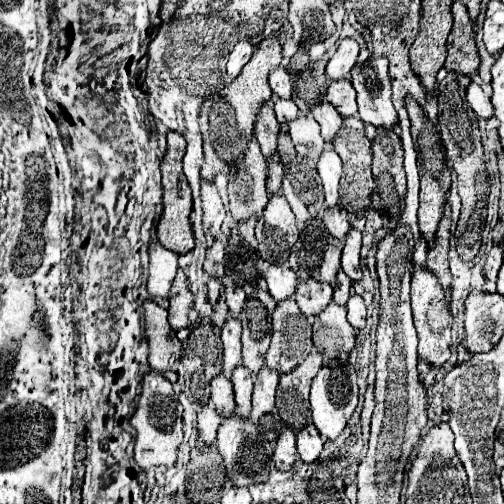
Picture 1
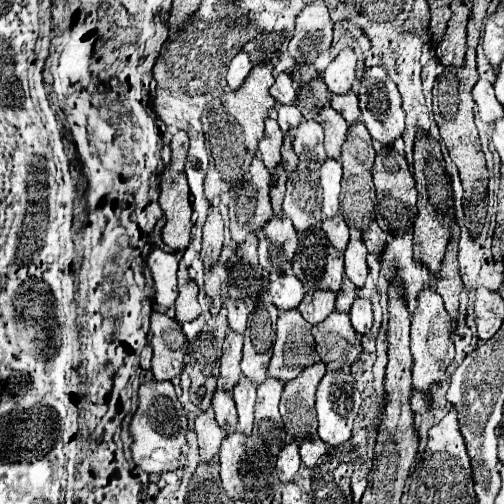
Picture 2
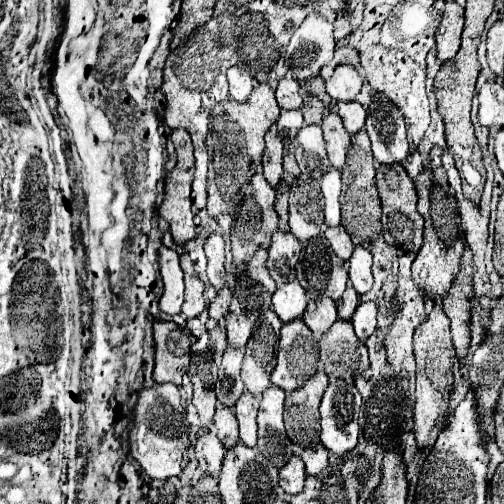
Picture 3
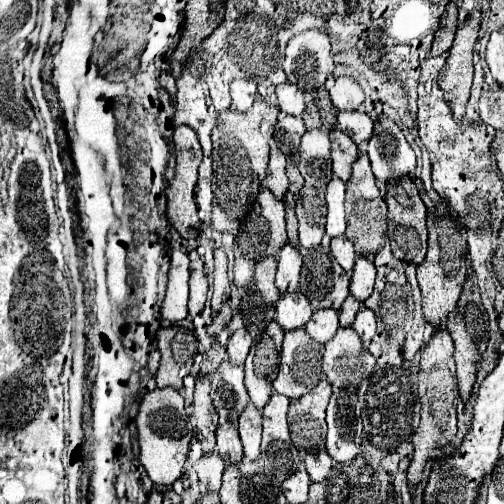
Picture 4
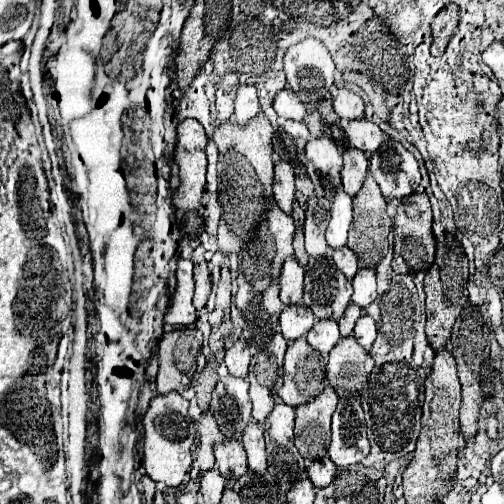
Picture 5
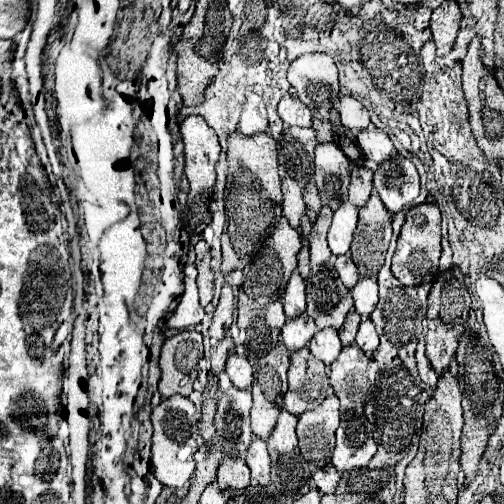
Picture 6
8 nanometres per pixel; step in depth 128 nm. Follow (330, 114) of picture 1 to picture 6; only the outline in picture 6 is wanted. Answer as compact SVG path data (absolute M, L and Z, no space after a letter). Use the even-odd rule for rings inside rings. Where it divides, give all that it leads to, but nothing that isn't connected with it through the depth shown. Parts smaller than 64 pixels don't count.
M352 164L352 182L350 182L350 202L356 208L362 208L372 194L372 170L368 170L364 164Z

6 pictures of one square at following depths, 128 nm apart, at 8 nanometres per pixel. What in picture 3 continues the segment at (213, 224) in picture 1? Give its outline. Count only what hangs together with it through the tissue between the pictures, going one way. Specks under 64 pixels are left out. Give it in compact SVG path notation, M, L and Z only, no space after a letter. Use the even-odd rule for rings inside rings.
M212 234L206 240L206 256L208 256L208 278L216 292L226 284L224 280L224 240L220 234Z

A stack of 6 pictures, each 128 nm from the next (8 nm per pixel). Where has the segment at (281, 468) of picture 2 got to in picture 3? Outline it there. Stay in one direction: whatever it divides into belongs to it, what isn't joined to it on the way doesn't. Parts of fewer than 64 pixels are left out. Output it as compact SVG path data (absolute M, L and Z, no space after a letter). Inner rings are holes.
M294 456L280 470L280 486L284 488L286 494L300 494L304 490L304 480L306 480L304 462L298 456Z

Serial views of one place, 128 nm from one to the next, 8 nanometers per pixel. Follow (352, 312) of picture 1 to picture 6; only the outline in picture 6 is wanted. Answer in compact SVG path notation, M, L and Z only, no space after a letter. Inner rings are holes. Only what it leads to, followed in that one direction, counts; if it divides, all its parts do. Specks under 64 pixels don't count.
M364 316L362 322L360 322L360 330L356 334L356 344L368 356L372 356L372 352L378 348L378 332L376 332L376 328L374 328L374 324L372 324L372 320L368 316Z

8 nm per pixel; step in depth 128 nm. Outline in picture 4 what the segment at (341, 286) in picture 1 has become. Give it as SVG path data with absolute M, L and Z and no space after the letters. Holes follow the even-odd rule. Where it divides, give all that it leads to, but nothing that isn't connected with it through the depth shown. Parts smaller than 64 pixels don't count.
M348 296L348 300L342 304L338 316L340 316L340 326L348 328L352 322L354 322L354 316L358 314L360 310L360 302L354 298L354 296Z

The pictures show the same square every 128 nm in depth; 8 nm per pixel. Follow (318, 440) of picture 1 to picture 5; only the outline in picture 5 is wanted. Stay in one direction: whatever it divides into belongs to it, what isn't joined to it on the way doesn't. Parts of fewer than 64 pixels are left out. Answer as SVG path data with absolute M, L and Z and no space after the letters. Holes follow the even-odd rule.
M330 458L316 460L308 466L308 476L316 488L326 488L334 480L334 474L336 474L336 464L332 464Z

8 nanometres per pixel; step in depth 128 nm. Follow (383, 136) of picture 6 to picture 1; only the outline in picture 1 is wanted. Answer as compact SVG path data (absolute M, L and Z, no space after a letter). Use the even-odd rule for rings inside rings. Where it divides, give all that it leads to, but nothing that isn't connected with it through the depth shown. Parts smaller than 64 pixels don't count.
M348 80L330 82L326 90L326 100L340 112L340 116L354 116L356 114L356 92Z

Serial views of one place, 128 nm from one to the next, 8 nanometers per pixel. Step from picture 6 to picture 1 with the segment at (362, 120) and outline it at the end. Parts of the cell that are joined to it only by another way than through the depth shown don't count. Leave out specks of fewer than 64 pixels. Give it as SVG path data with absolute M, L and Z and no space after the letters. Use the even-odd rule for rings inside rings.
M342 40L336 54L330 58L328 66L326 66L326 76L330 82L336 80L348 80L354 64L358 58L358 42L356 40Z

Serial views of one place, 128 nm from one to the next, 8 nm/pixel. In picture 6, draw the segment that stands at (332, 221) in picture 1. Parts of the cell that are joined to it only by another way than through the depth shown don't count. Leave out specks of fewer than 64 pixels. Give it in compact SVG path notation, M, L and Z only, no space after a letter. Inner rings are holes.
M338 256L338 258L336 258L336 270L338 270L340 280L344 282L344 286L346 286L348 290L356 286L356 282L358 282L358 272L356 272L354 262L352 262L348 256Z

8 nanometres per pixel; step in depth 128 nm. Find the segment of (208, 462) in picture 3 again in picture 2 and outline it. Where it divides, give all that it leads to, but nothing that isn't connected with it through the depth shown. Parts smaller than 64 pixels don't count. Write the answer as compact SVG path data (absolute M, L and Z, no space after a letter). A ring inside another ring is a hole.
M208 410L196 418L196 434L198 434L198 446L200 446L200 460L208 462L214 460L220 452L222 444L222 430L214 420L214 412Z

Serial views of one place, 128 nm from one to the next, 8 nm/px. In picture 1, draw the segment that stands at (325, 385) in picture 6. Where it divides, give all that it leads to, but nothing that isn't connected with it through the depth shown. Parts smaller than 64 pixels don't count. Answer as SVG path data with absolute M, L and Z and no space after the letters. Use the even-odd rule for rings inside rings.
M284 300L272 314L272 342L266 366L276 372L292 372L312 352L312 324L300 312L296 300Z

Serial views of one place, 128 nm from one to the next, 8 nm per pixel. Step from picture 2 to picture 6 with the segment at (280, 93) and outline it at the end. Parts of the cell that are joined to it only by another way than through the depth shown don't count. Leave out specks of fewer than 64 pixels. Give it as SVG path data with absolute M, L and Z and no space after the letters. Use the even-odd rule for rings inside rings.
M286 94L278 104L278 114L288 126L310 126L312 112L296 94Z

